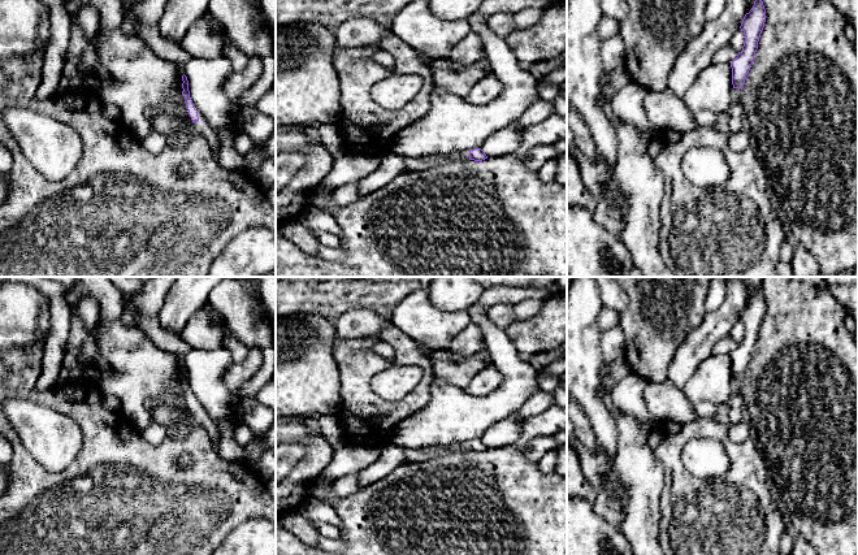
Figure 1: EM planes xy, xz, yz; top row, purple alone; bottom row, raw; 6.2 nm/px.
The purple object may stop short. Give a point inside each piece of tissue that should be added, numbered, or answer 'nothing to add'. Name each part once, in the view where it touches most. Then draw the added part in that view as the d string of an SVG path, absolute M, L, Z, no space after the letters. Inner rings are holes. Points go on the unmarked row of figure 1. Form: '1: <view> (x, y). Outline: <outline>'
1: xy (202, 417). Outline: M194 395L194 399L198 402L195 395ZM198 402L198 408L199 408L199 412L194 413L192 420L195 424L199 424L205 428L205 430L212 441L212 448L217 454L218 439L220 439L218 429L214 424L214 420L208 415L208 412L202 407L202 404L199 402Z

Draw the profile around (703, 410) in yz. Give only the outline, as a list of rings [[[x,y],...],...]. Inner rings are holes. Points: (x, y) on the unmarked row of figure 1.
[[[694,402],[693,407],[701,420],[715,416],[718,408],[718,406],[711,402]]]

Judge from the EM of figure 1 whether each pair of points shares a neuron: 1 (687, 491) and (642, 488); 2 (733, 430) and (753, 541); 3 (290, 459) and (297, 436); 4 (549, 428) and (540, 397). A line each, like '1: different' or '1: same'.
1: different
2: different
3: different
4: different

